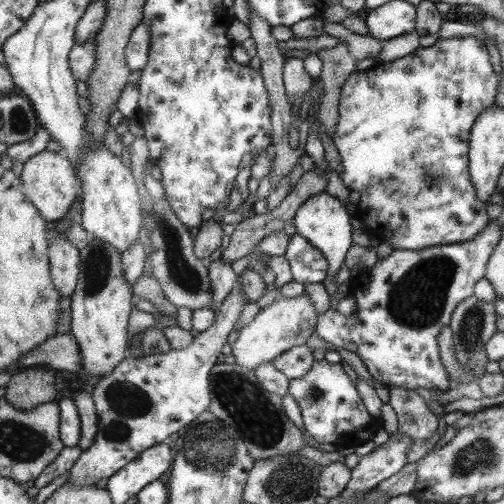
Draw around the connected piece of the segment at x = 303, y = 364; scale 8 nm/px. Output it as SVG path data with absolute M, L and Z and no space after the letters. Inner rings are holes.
M305 344L292 346L271 362L288 380L298 379L310 371L314 363L312 350Z

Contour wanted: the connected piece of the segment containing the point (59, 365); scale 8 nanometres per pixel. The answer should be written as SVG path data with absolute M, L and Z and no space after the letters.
M55 333L43 342L36 344L25 356L16 362L20 368L35 365L45 365L53 371L66 370L81 373L81 355L73 335L69 333Z

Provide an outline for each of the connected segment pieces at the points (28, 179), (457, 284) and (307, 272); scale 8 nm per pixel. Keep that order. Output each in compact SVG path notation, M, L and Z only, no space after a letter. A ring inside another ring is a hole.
M41 151L30 156L23 164L21 172L23 190L47 222L58 221L67 214L71 204L77 198L79 189L75 168L61 152Z
M491 221L489 224L487 224L486 228L482 230L482 233L478 234L477 237L471 238L470 241L459 242L458 245L431 246L422 248L421 250L393 249L387 257L382 259L379 258L378 261L373 266L371 266L371 268L363 271L365 273L365 280L358 280L361 282L361 284L363 284L363 286L361 286L361 288L363 288L363 294L361 294L361 296L363 296L363 298L367 296L367 300L371 300L371 302L373 302L373 304L369 304L369 306L373 306L373 308L369 308L369 310L361 310L361 306L358 306L359 296L357 296L357 309L355 312L349 315L349 317L345 317L344 315L337 313L319 314L315 333L319 335L326 343L332 344L334 347L337 346L337 348L344 348L345 350L349 350L349 352L355 352L355 354L365 365L365 368L368 370L369 374L375 380L378 380L385 385L397 385L412 391L414 388L425 388L433 390L439 389L440 391L447 390L449 386L449 373L447 373L447 370L442 365L441 357L439 356L439 331L444 326L448 326L450 323L451 313L457 304L474 293L474 286L484 277L486 262L489 260L490 254L493 252L494 248L498 245L500 240L501 227L497 225L497 222Z
M296 233L288 238L284 257L287 259L295 282L315 284L315 282L321 282L326 275L325 257Z

